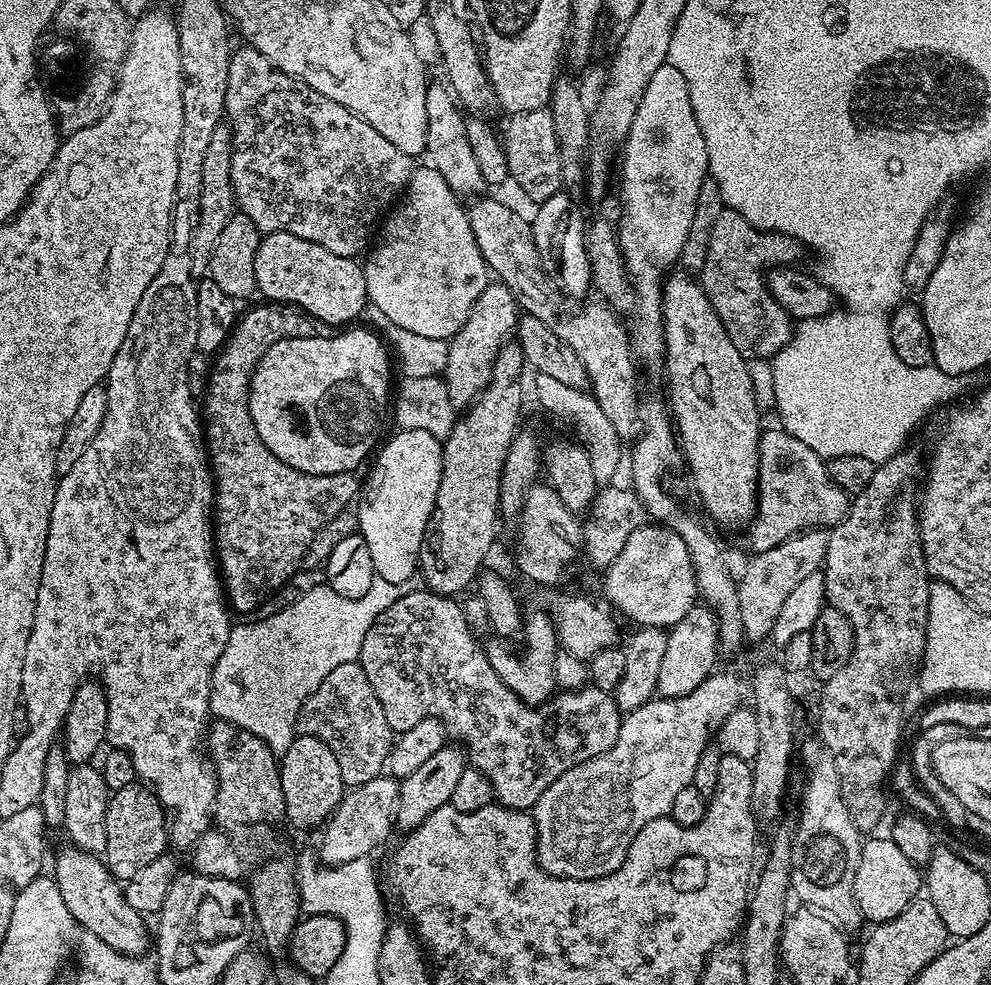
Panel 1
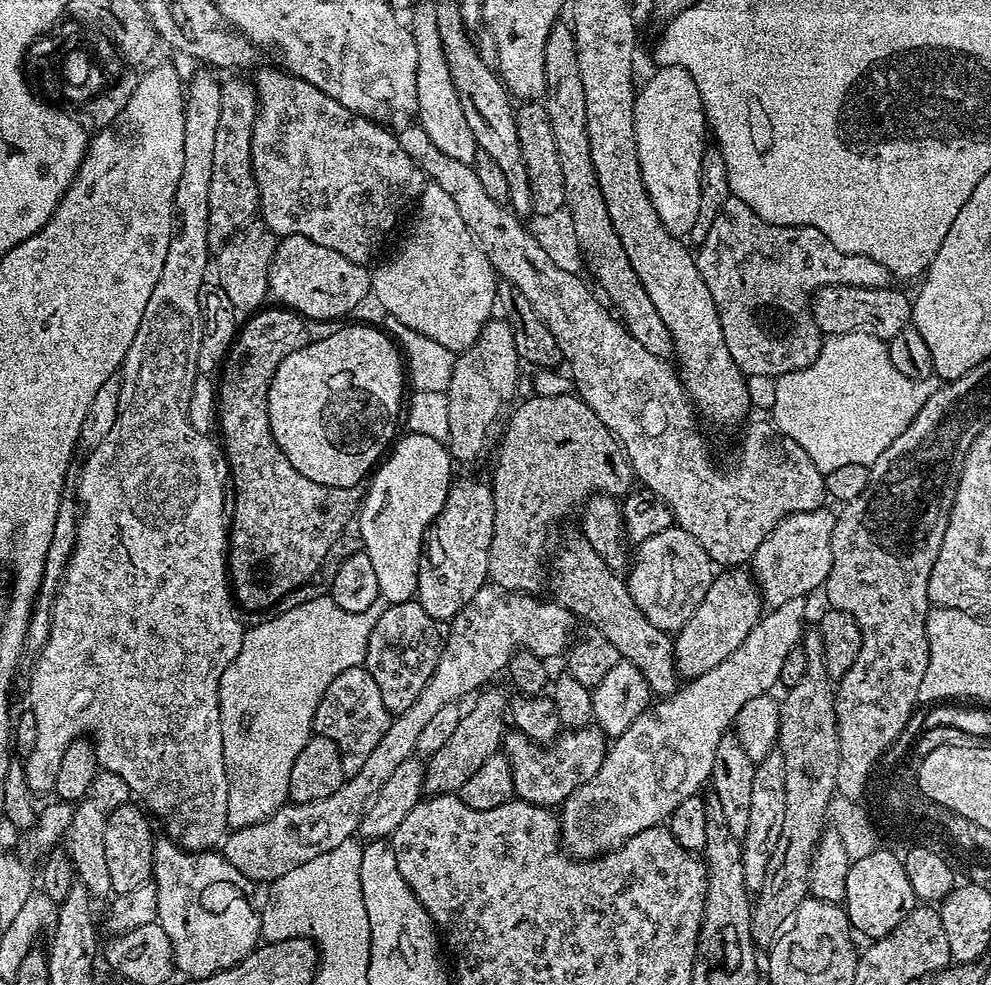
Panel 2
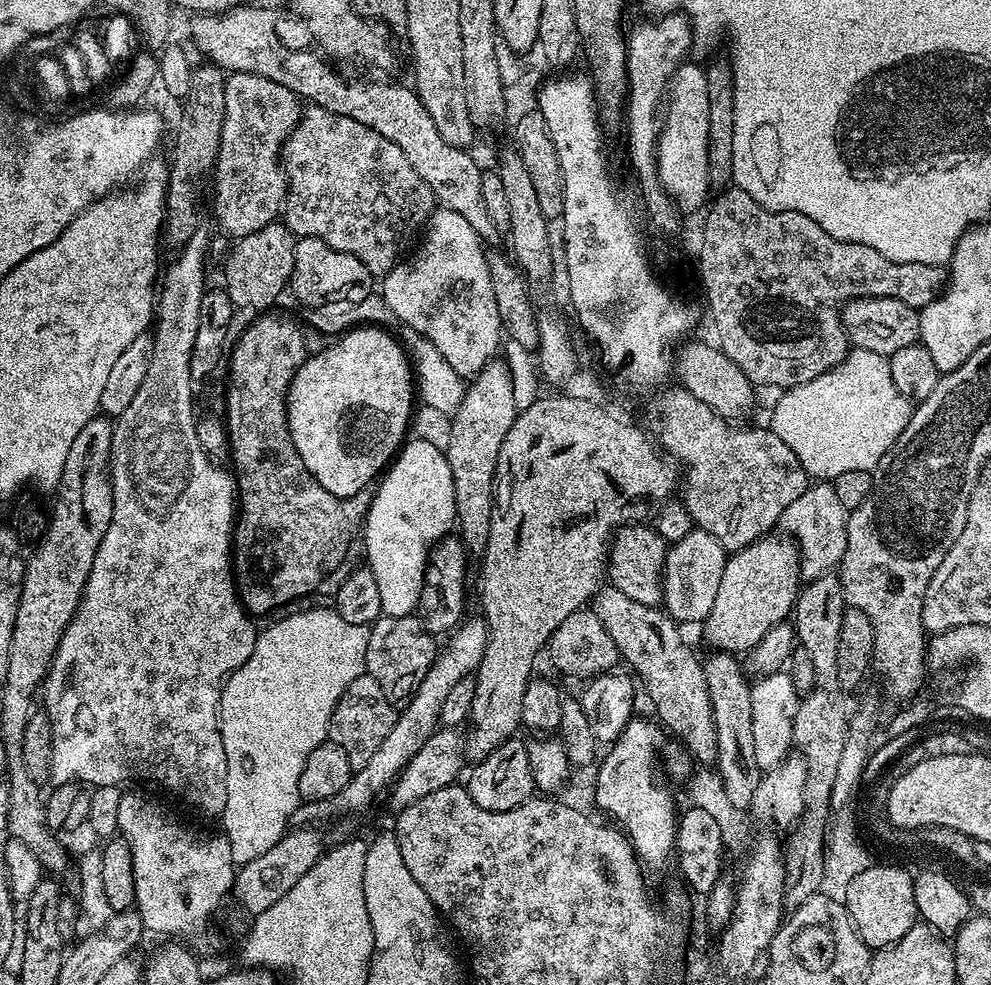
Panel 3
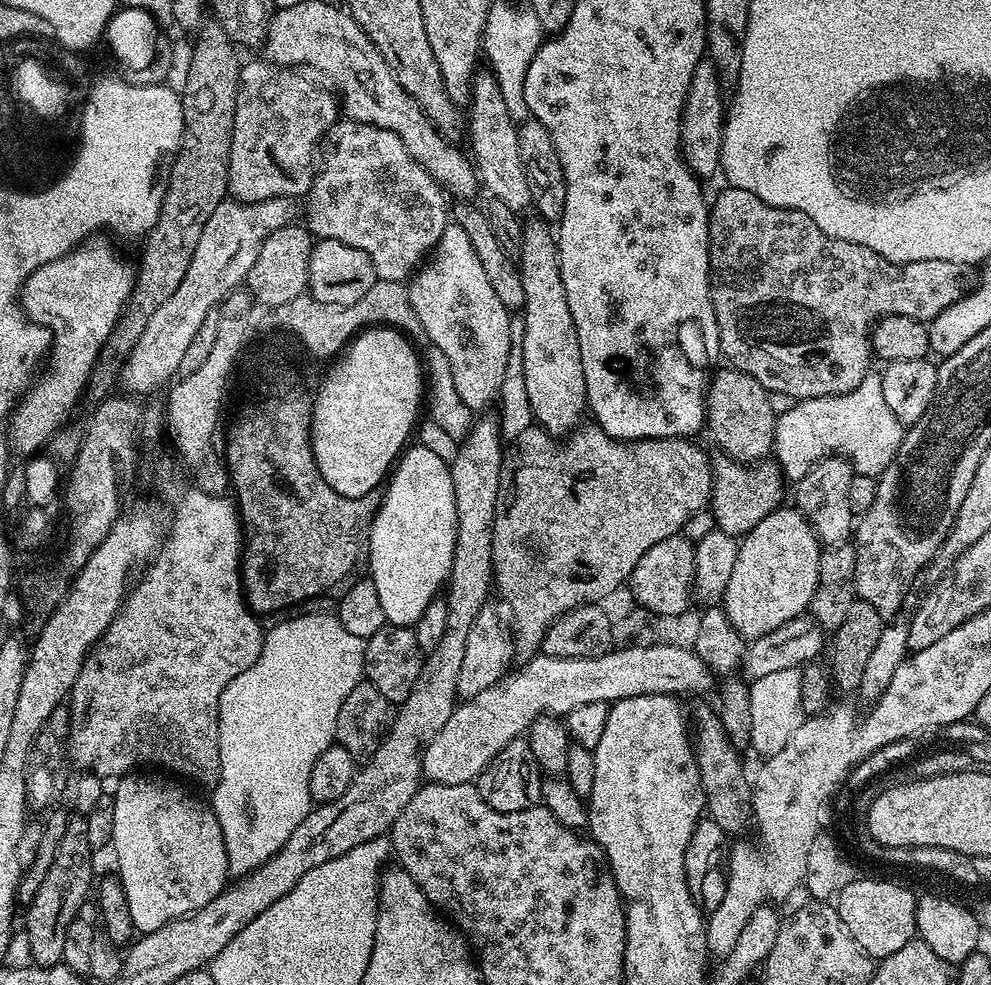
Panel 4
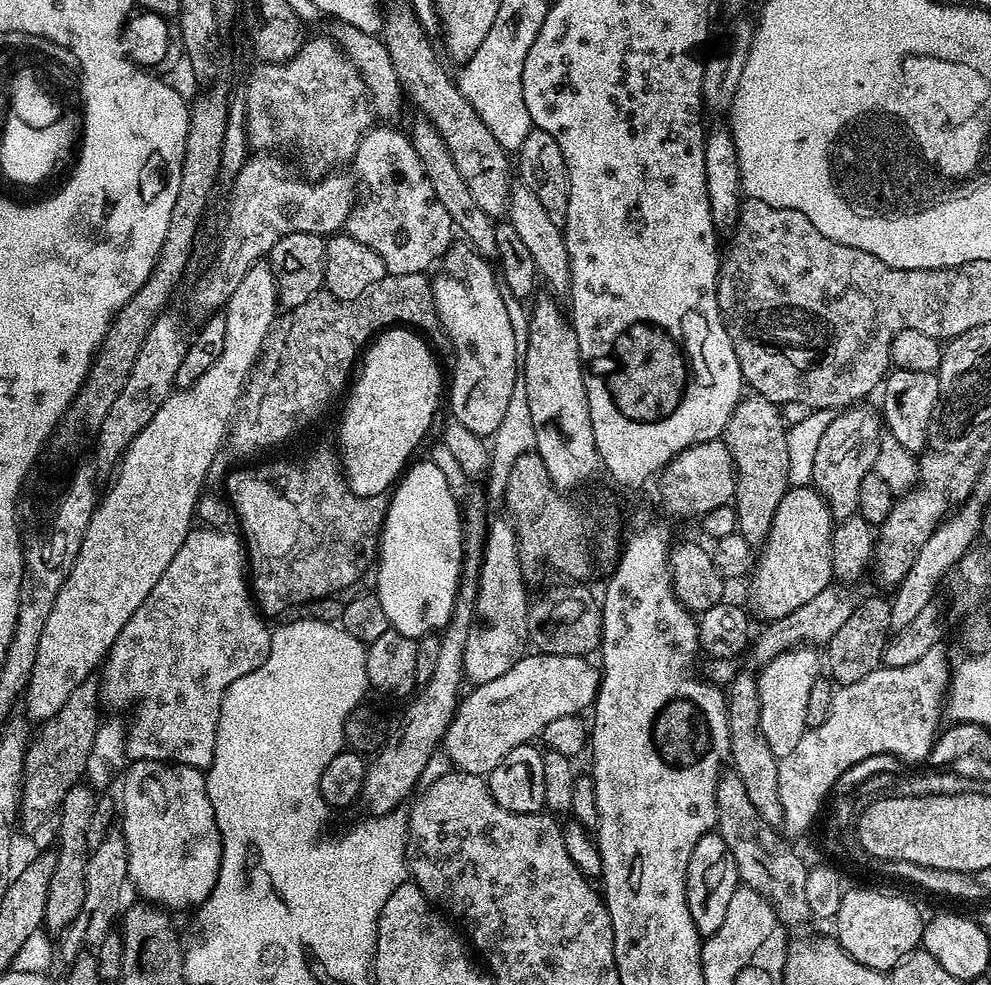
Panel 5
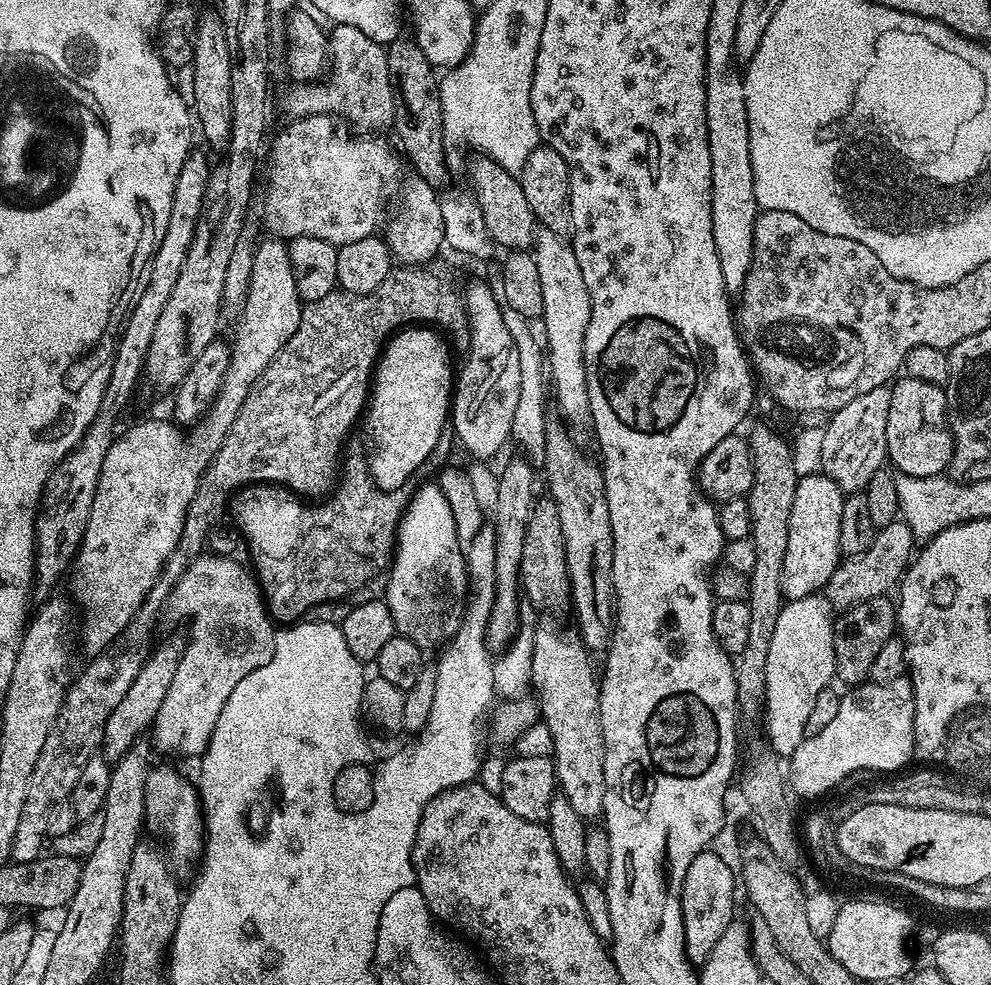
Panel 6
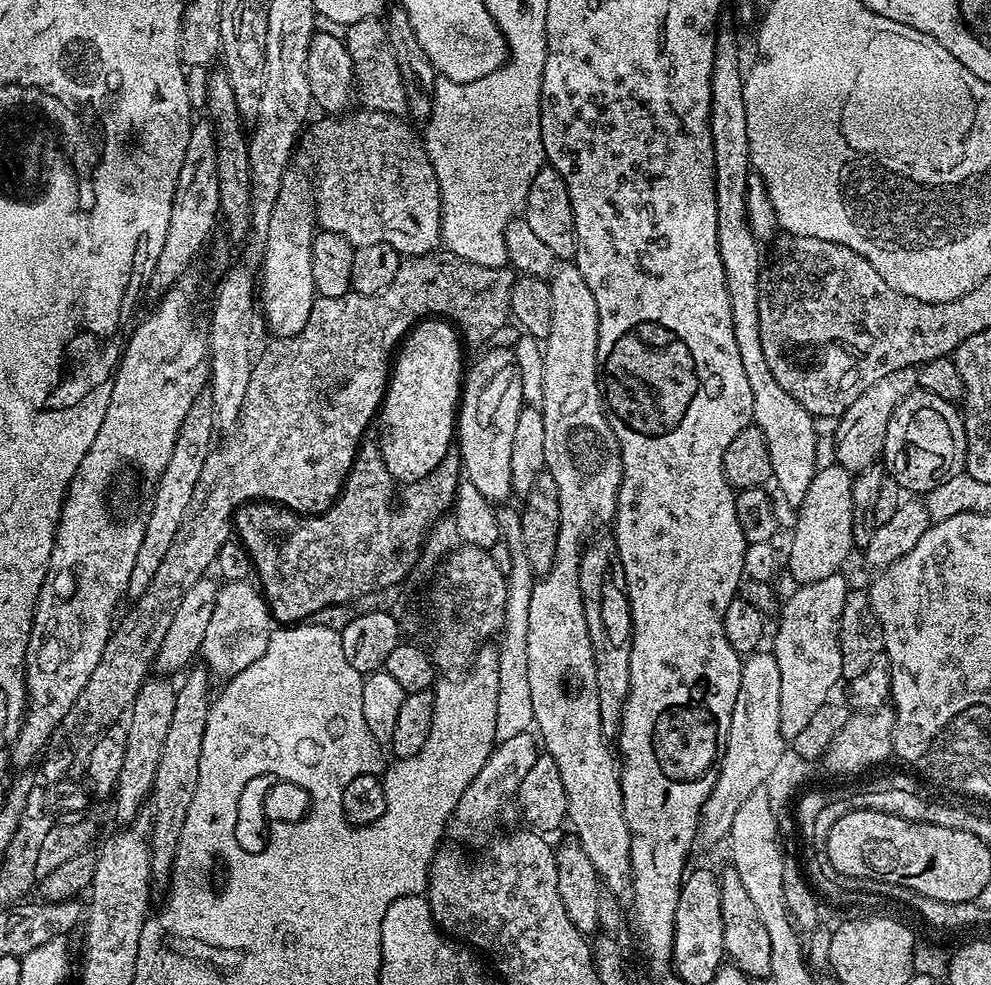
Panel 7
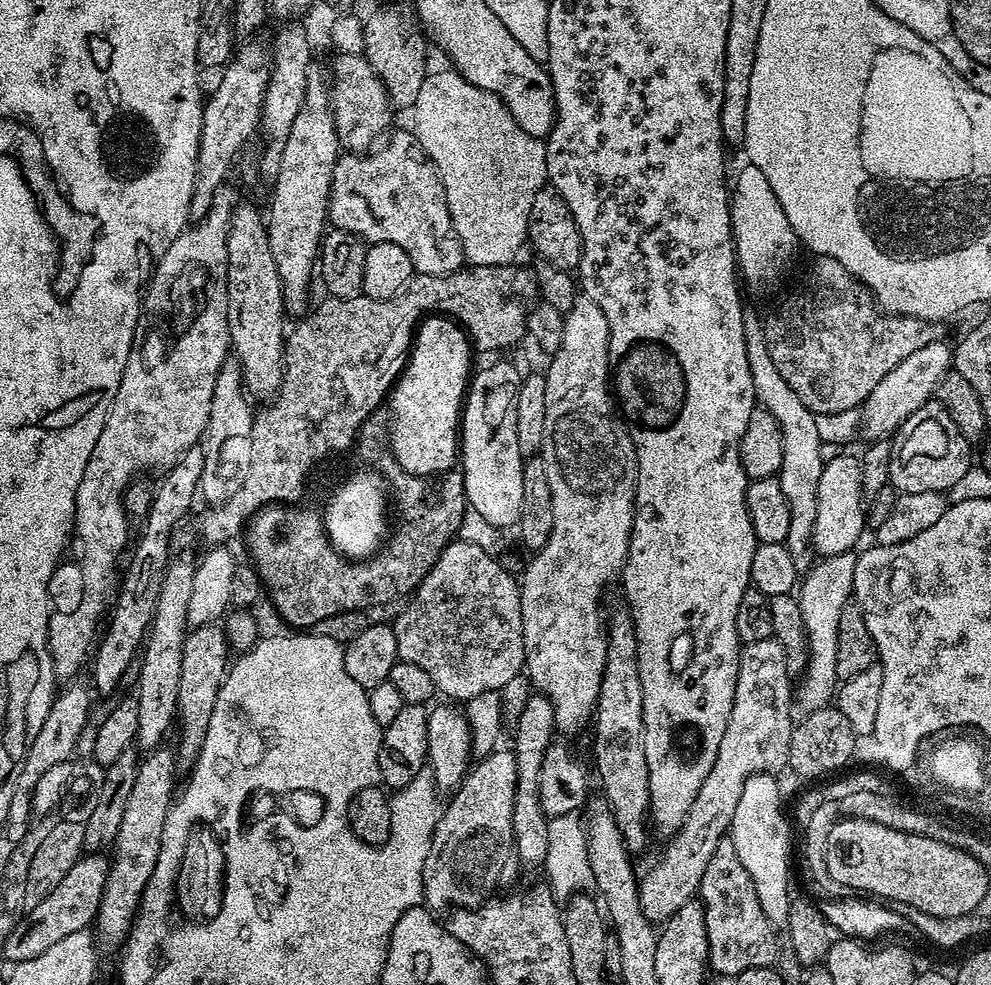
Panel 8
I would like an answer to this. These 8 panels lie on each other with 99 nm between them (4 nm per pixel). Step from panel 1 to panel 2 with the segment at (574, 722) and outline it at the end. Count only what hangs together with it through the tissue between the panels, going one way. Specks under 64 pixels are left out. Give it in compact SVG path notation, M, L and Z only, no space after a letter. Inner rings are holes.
M415 599L407 600L401 604L388 604L385 607L384 613L378 618L378 622L374 622L374 630L370 630L370 642L366 650L363 667L368 669L374 682L378 682L378 691L382 693L382 702L386 702L388 712L399 714L410 710L410 706L414 706L418 694L422 694L426 682L438 666L445 639L446 632L441 621L435 620L430 614L426 614L426 610L422 610L422 606ZM587 726L561 731L551 746L537 744L525 732L512 730L505 735L502 752L512 767L515 795L531 804L555 809L580 784L590 782L602 770L609 747L609 741L598 727Z

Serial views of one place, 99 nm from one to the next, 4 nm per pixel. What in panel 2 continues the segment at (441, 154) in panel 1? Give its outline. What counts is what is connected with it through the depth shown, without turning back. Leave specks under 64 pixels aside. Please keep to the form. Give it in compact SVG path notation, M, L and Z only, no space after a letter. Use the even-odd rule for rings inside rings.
M424 2L417 3L416 7L411 9L410 27L414 46L418 48L418 106L416 107L416 116L422 130L430 137L430 142L442 150L449 158L456 158L458 162L472 164L476 159L478 151L474 142L474 133L470 131L470 125L466 123L466 114L462 114L462 102L458 102L458 90L454 90L454 78L450 78L450 66L446 64L446 50L442 48L442 38L438 36L438 14L436 13L435 3Z

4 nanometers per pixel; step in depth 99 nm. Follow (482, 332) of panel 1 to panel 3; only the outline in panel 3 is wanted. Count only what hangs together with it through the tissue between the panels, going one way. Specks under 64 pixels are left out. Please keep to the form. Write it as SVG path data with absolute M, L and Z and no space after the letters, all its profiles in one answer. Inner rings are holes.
M493 358L478 375L471 377L470 383L465 387L461 404L455 412L451 413L450 446L446 450L446 455L450 466L450 474L454 478L456 524L458 525L459 539L464 541L464 547L472 554L483 553L488 541L496 490L498 450L502 450L502 442L506 442L506 434L510 434L510 426L514 426L517 411L514 406L514 382L511 381L510 370L503 359Z

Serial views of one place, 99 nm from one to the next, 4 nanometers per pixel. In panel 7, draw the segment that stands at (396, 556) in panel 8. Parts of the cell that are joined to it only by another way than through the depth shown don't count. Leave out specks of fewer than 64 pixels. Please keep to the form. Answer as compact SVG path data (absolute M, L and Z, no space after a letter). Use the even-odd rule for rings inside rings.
M368 438L368 439L365 439L363 443L361 443L360 449L356 451L356 457L354 458L354 462L352 463L352 468L348 472L348 479L345 480L344 482L344 491L341 492L339 496L337 496L335 504L333 504L332 507L327 508L325 512L320 513L319 516L302 516L298 512L289 512L287 508L281 508L280 505L274 504L271 502L249 502L242 505L241 508L237 508L236 515L234 517L234 532L235 532L235 535L238 537L239 543L243 544L245 551L248 552L248 557L251 560L255 575L256 576L260 575L260 580L258 579L258 584L259 584L259 587L262 589L262 595L264 599L267 600L268 602L269 609L272 613L273 621L275 621L275 623L280 626L291 626L293 624L299 624L301 622L307 621L309 619L309 616L311 616L312 614L314 614L316 610L320 610L324 606L334 606L335 604L352 604L364 594L370 594L371 591L380 591L384 587L394 586L395 584L403 585L405 583L404 579L406 579L407 576L411 574L412 567L414 567L415 564L418 563L420 560L420 547L423 546L424 539L427 538L428 531L430 531L432 528L432 523L434 523L435 520L438 519L439 516L443 514L443 512L445 515L445 513L447 513L449 509L451 509L452 503L455 502L456 491L458 490L458 486L460 485L461 479L462 479L462 461L460 458L460 449L459 447L453 446L446 450L446 454L442 458L442 462L438 462L438 466L434 469L434 471L432 472L432 475L427 476L426 478L422 480L418 480L414 484L403 485L402 490L403 492L406 492L406 493L404 493L402 496L402 502L403 502L402 508L396 509L396 491L398 491L397 482L395 478L393 478L392 475L390 474L390 470L386 470L386 462L384 461L384 459L382 458L382 454L380 453L379 443L377 443L375 439L371 440L371 438Z

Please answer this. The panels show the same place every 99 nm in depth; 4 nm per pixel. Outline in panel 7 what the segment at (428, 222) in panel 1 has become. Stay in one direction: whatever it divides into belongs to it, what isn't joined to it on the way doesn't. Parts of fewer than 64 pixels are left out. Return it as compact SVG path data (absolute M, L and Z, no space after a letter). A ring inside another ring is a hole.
M511 347L496 348L493 352L485 351L480 361L473 366L472 369L467 369L466 375L462 380L462 399L458 405L458 447L460 449L460 458L462 461L462 472L467 480L474 482L474 486L478 486L478 491L485 496L490 502L504 502L513 495L512 483L510 482L510 449L514 442L514 422L518 422L518 414L521 408L525 407L526 401L522 394L522 382L520 381L520 367L516 361L516 353Z

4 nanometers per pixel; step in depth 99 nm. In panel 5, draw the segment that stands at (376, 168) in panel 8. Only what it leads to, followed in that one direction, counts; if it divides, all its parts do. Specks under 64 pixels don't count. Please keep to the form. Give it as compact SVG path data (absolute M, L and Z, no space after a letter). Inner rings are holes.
M256 154L253 155L244 165L242 170L231 181L232 197L228 200L228 217L224 220L224 237L216 248L216 257L212 260L212 269L201 278L192 292L192 300L204 312L212 312L223 309L228 303L230 294L242 278L246 278L246 270L250 266L261 263L271 253L272 247L286 234L318 234L325 238L339 233L348 216L352 212L352 206L358 199L357 185L353 177L340 176L341 174L329 174L319 179L299 180L290 169L284 165L280 154Z

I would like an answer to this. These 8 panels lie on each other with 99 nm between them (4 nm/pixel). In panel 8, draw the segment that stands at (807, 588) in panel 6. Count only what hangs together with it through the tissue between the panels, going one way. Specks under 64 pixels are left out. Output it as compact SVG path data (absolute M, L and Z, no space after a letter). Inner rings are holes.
M829 455L824 461L822 478L818 482L818 518L814 518L812 535L815 555L823 558L853 551L863 532L866 532L866 497L859 459L855 455Z

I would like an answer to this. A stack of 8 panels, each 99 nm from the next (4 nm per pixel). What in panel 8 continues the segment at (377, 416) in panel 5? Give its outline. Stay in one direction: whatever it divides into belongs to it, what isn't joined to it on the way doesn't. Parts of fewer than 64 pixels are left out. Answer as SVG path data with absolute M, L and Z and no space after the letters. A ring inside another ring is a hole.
M444 314L421 319L404 366L390 393L390 439L398 466L412 476L443 474L458 460L458 425L470 383L470 340L457 321Z

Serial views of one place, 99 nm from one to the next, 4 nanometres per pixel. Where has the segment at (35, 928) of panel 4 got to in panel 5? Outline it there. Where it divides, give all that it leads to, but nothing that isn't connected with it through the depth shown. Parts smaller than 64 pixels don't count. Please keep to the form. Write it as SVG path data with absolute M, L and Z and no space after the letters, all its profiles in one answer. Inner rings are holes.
M87 782L75 784L66 794L58 811L60 818L60 848L55 849L56 865L54 878L50 878L50 894L46 894L46 914L44 928L49 933L60 934L82 910L82 898L86 898L86 866L90 849L87 842L87 831L94 819L94 810L98 799L97 789Z

